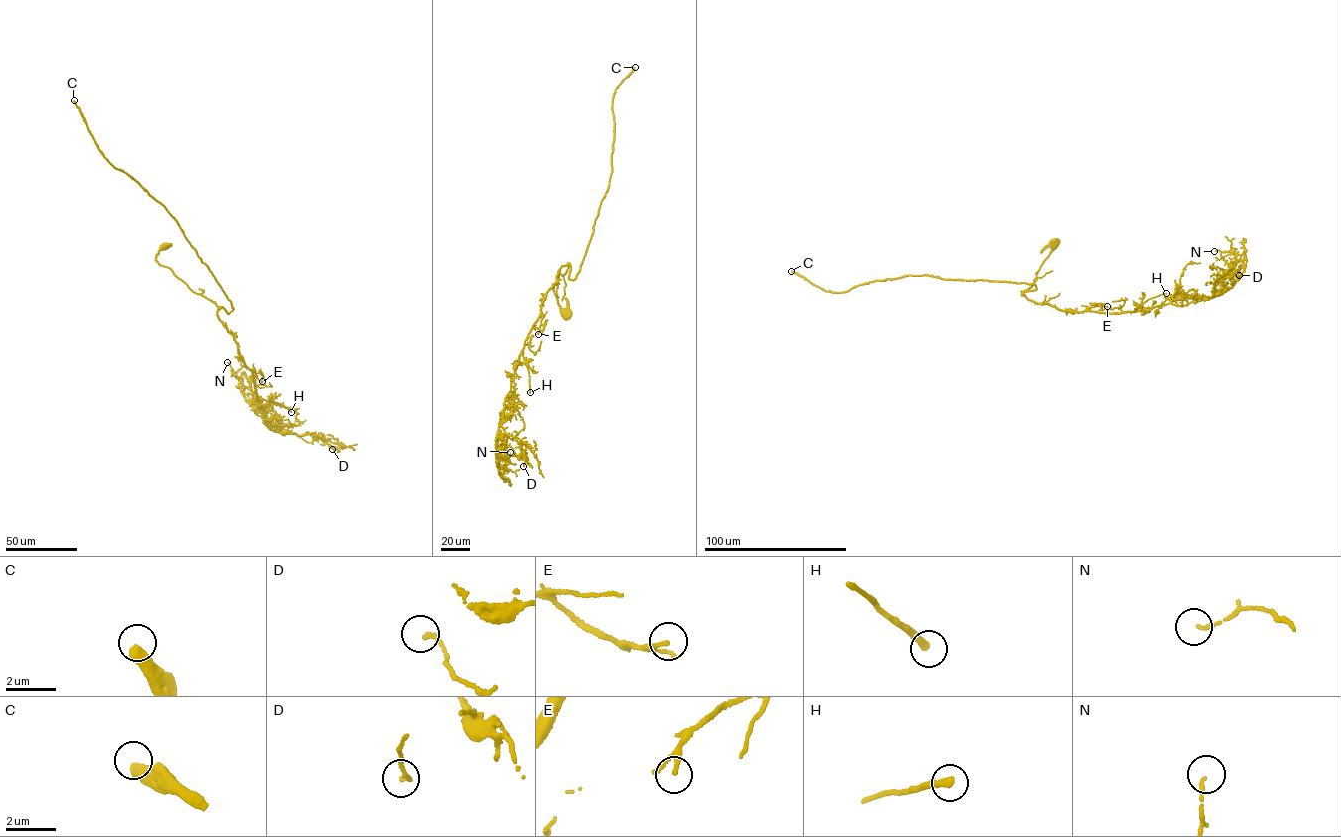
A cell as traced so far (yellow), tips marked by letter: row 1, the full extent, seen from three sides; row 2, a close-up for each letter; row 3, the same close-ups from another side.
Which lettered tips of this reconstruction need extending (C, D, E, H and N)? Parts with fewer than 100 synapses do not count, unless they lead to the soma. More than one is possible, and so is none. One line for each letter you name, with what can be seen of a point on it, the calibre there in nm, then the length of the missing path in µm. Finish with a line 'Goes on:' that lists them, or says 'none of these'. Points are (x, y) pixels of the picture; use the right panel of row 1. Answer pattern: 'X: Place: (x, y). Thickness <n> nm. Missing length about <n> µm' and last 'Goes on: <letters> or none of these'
C: Place: (791, 271). Thickness 400 nm. Missing length about 300 µm
H: Place: (1166, 293). Thickness 280 nm. Missing length about 45 µm
Goes on: C, H

